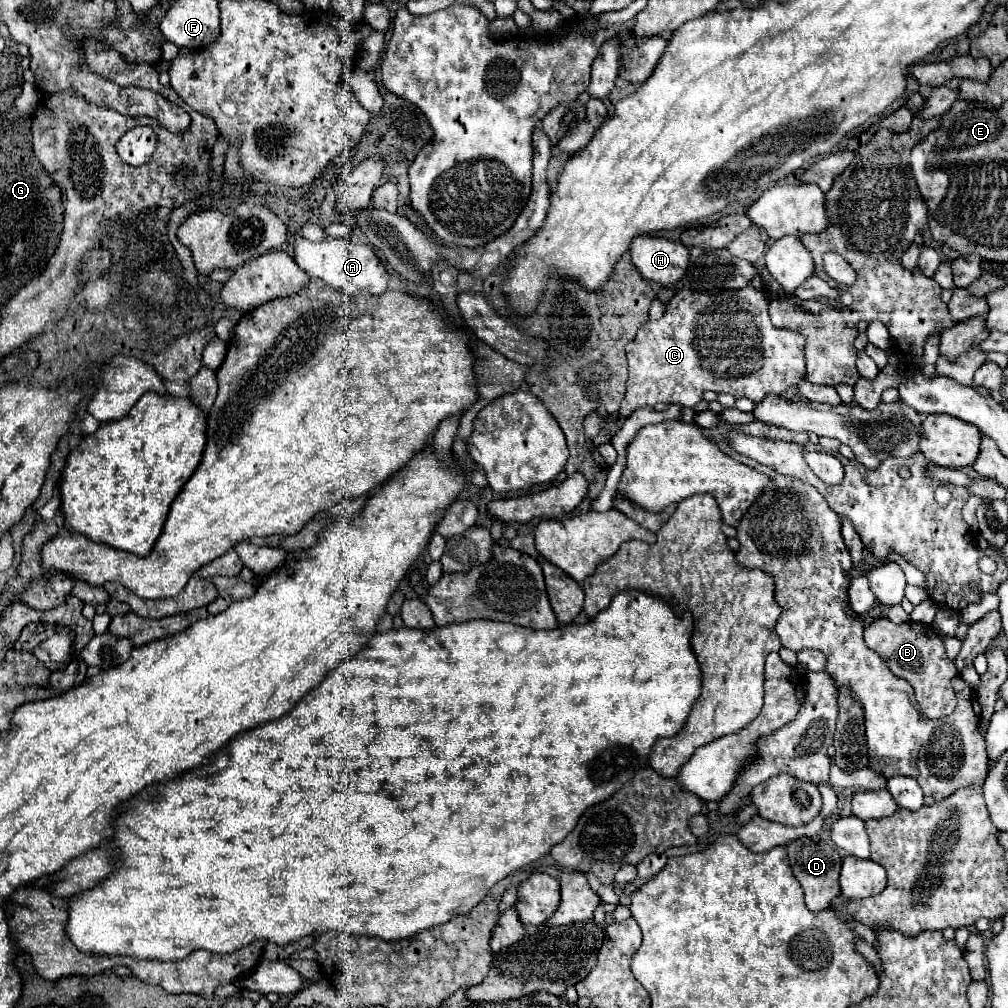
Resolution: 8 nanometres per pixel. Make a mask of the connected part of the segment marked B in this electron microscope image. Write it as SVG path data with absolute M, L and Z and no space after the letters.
M878 618L866 626L864 640L874 652L880 654L880 658L894 672L894 676L910 682L910 686L914 688L920 712L926 718L934 720L934 718L942 718L954 712L956 696L950 686L950 680L958 674L958 670L954 662L946 656L944 642L932 626L918 624L918 622L896 624L888 618Z

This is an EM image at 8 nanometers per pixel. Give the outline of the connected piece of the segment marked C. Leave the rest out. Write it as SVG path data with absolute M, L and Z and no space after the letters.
M752 286L750 288L742 288L738 292L726 292L722 296L710 296L710 294L698 294L698 292L692 292L690 288L682 288L676 292L676 296L672 300L668 300L666 304L666 312L660 320L650 320L646 324L642 324L642 328L638 330L636 338L632 342L626 344L626 356L628 356L628 366L630 366L630 376L628 376L628 382L626 382L626 396L622 400L622 408L620 408L620 414L622 416L630 416L636 408L642 408L642 406L654 406L658 402L678 402L682 406L696 406L700 400L702 400L702 394L706 390L714 390L716 394L720 392L726 392L726 394L732 394L734 398L750 398L752 402L762 402L766 396L780 396L782 392L786 392L790 386L798 384L798 380L804 376L804 336L798 334L798 332L792 332L792 330L784 330L784 328L774 328L772 322L770 322L770 316L768 316L768 296L764 292L758 292L754 290Z

